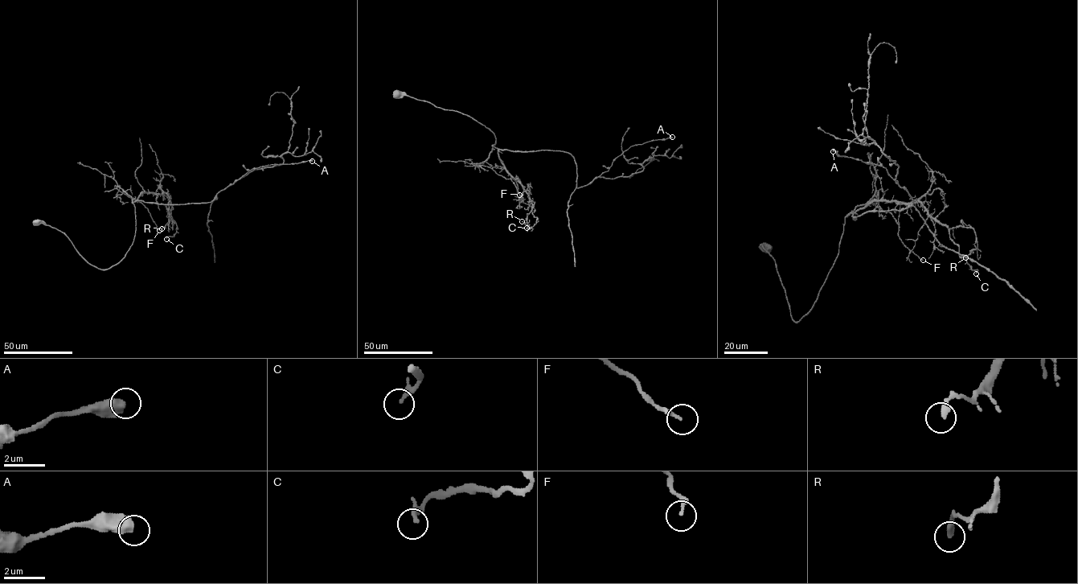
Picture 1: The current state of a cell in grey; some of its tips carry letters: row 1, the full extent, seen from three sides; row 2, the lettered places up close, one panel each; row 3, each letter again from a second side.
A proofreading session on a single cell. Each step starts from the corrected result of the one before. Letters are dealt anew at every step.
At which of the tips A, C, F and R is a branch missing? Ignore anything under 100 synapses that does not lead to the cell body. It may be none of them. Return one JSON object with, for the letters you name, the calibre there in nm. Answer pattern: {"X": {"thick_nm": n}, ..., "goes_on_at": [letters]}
{"goes_on_at": []}

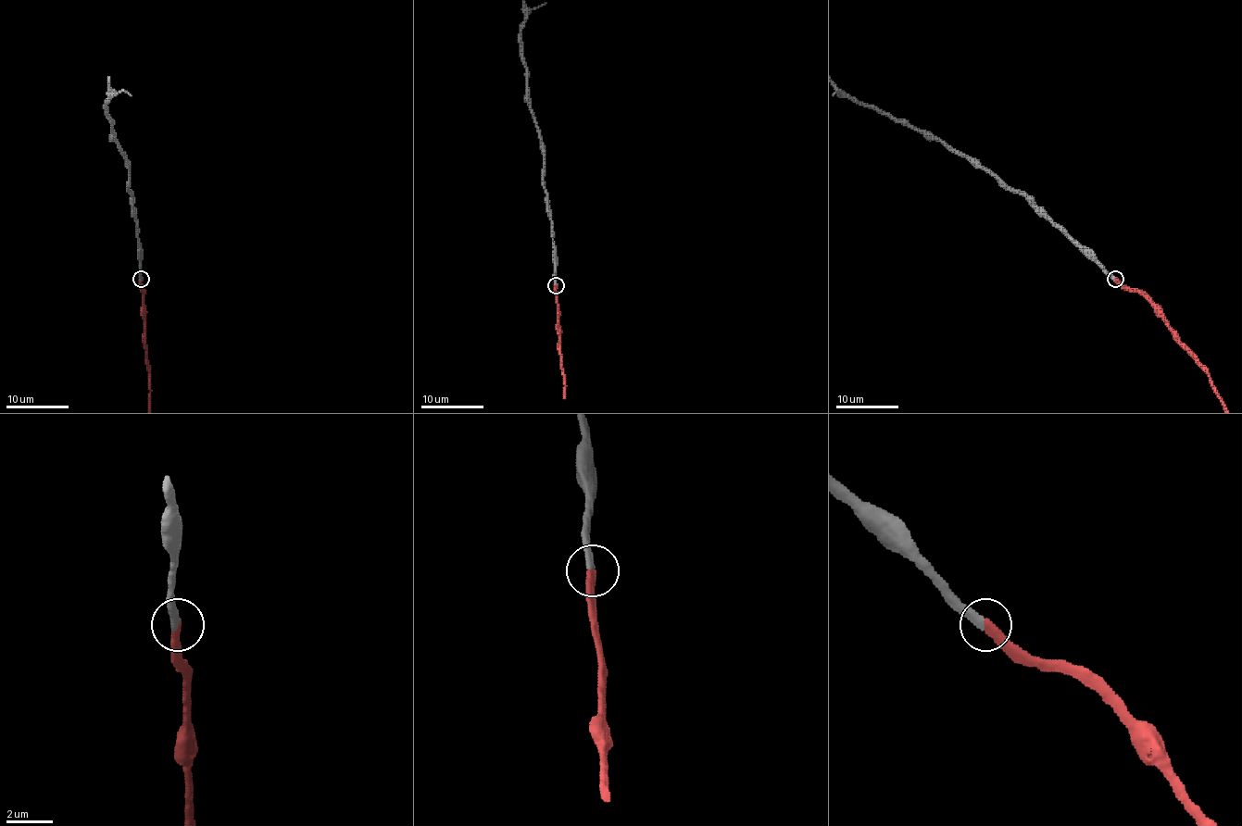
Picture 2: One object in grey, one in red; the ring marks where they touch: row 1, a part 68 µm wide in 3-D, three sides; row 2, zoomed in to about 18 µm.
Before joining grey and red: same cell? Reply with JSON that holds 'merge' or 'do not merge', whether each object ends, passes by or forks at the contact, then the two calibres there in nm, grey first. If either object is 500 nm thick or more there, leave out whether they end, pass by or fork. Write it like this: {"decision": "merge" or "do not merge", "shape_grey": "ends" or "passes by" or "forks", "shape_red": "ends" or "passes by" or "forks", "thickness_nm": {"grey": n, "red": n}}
{"decision": "merge", "shape_grey": "ends", "shape_red": "ends", "thickness_nm": {"grey": 340, "red": 360}}

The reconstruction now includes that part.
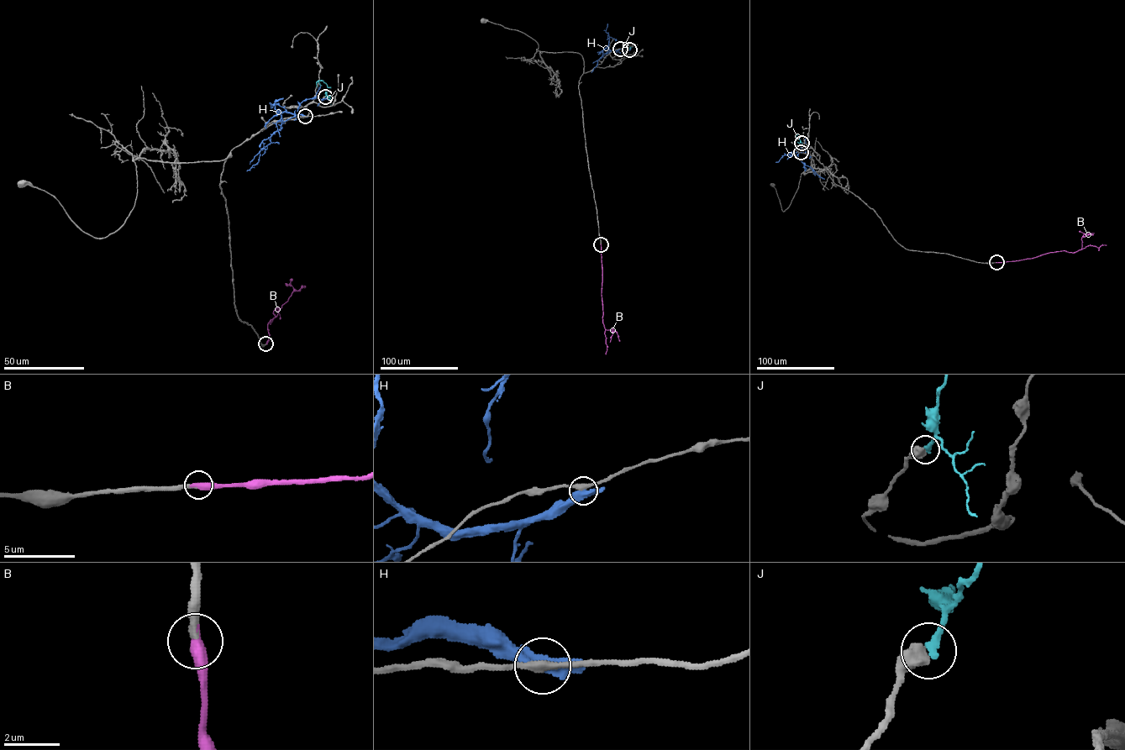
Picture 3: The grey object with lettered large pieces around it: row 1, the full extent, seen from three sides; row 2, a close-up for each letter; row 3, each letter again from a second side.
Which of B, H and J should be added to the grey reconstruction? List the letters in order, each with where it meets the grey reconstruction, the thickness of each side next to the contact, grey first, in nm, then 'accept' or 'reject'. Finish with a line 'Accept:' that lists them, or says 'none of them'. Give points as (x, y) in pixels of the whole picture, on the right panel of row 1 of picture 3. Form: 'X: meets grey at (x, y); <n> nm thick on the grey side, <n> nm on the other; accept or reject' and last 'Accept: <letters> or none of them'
B: meets grey at (996, 262); 280 nm thick on the grey side, 500 nm on the other; accept
H: meets grey at (801, 152); 280 nm thick on the grey side, 440 nm on the other; reject
J: meets grey at (801, 143); 600 nm thick on the grey side, 280 nm on the other; reject
Accept: B

